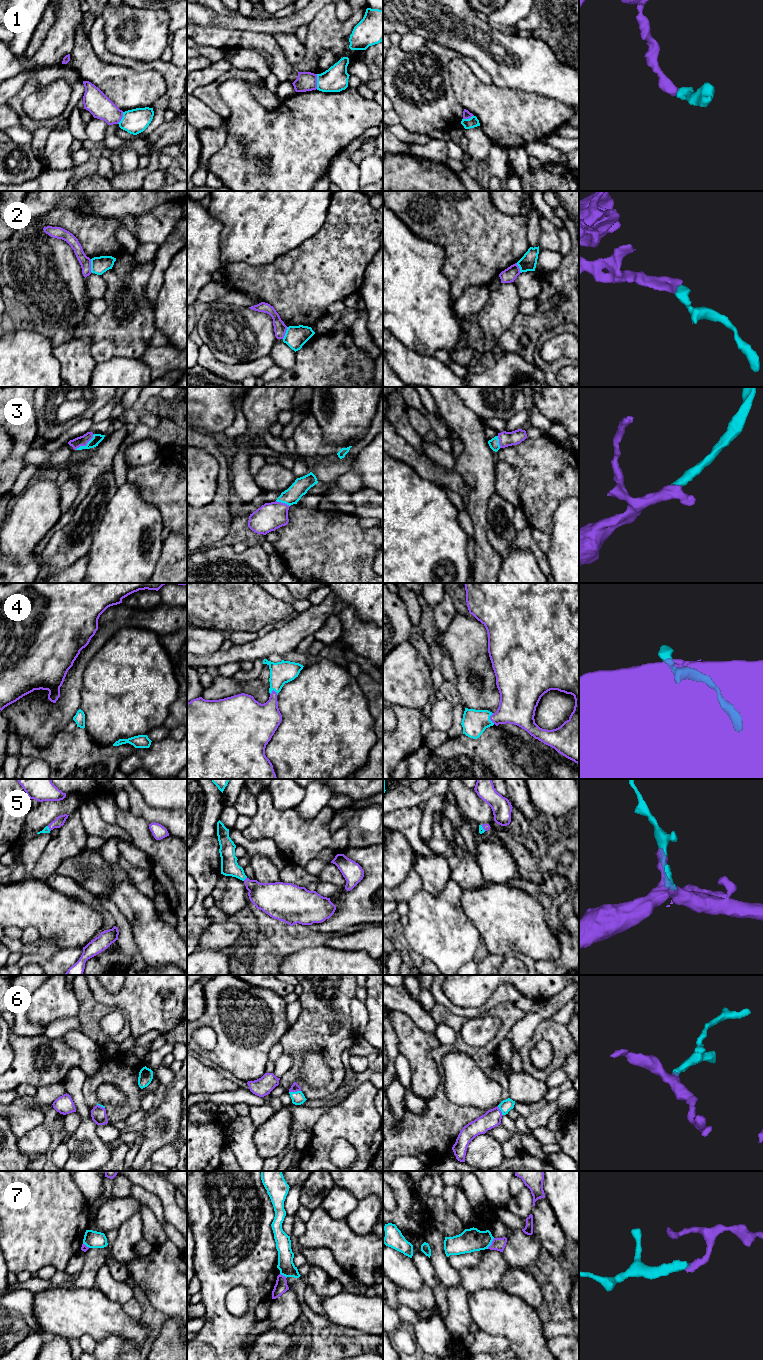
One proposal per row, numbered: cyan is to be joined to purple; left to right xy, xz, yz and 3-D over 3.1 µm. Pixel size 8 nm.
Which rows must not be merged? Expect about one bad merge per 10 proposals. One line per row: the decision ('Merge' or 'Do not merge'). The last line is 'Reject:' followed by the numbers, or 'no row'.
1: Do not merge
2: Do not merge
3: Merge
4: Merge
5: Merge
6: Merge
7: Do not merge
Reject: 1, 2, 7

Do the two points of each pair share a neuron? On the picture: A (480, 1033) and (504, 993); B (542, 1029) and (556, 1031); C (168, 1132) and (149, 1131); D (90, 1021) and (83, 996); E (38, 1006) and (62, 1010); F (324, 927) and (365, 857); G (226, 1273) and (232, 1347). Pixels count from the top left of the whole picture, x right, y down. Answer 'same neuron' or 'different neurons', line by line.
A: different neurons
B: same neuron
C: same neuron
D: same neuron
E: same neuron
F: same neuron
G: same neuron

